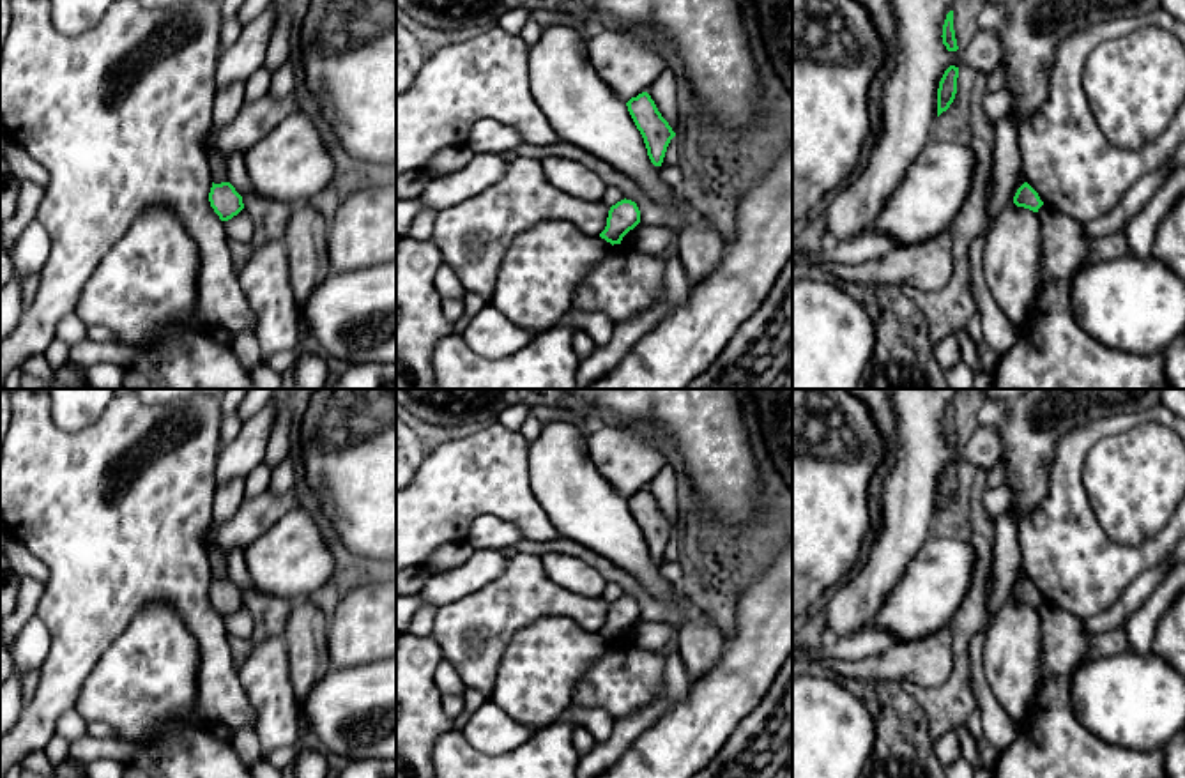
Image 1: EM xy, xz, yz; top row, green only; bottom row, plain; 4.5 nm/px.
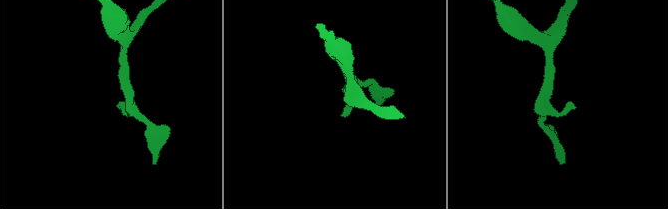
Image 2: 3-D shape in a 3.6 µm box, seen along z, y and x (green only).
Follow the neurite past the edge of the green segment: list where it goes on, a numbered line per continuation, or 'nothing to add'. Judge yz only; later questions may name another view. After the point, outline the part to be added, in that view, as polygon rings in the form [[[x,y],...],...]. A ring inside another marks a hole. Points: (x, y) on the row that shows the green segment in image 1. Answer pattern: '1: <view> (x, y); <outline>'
nothing to add

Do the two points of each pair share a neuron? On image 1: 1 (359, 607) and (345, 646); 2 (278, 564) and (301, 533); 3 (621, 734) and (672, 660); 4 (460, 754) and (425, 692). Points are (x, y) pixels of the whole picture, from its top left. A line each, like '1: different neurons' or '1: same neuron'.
1: same neuron
2: same neuron
3: same neuron
4: different neurons

